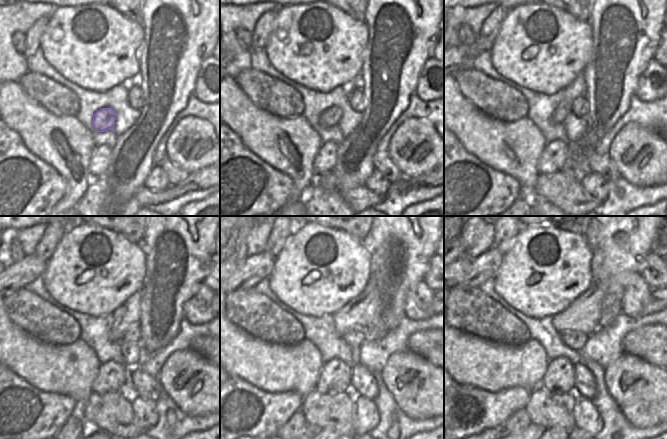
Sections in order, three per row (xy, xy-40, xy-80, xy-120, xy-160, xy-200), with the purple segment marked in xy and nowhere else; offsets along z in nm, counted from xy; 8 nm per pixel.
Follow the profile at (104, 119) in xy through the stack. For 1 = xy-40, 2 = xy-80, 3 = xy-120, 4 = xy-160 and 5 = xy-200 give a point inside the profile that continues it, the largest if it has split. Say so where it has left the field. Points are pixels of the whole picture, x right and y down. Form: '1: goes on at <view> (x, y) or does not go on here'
1: goes on at xy-40 (330, 117)
2: goes on at xy-80 (577, 88)
3: goes on at xy-120 (129, 313)
4: goes on at xy-160 (357, 314)
5: goes on at xy-200 (584, 314)

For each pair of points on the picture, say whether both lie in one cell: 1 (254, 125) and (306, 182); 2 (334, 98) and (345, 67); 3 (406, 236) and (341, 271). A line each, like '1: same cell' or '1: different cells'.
1: same cell
2: different cells
3: different cells

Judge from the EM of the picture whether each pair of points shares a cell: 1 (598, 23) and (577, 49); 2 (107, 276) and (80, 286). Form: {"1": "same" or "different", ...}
{"1": "different", "2": "same"}

